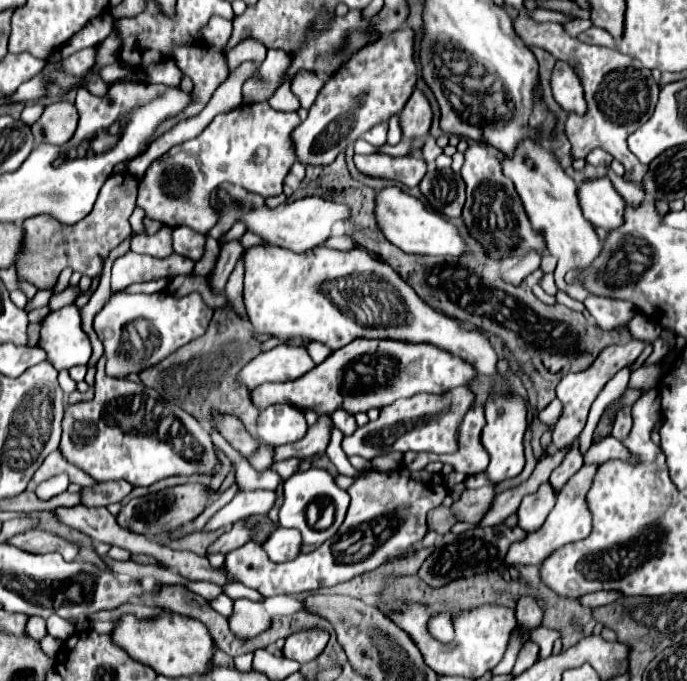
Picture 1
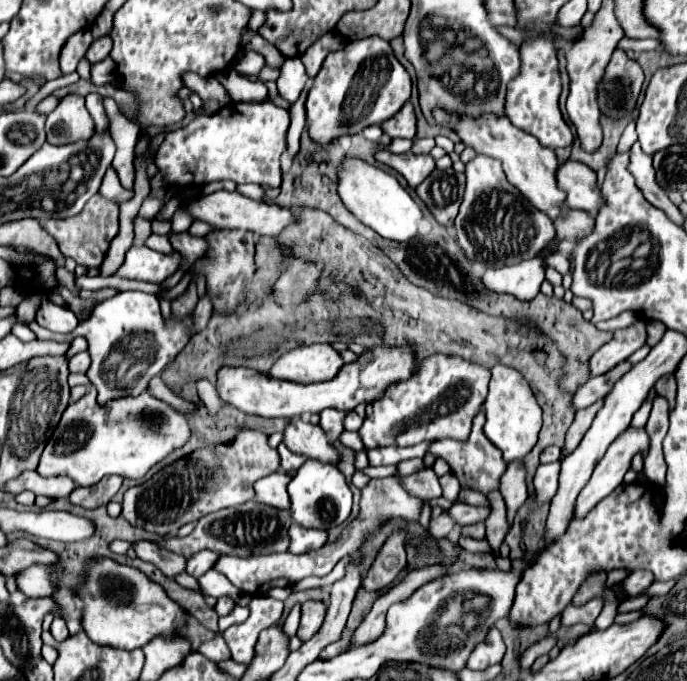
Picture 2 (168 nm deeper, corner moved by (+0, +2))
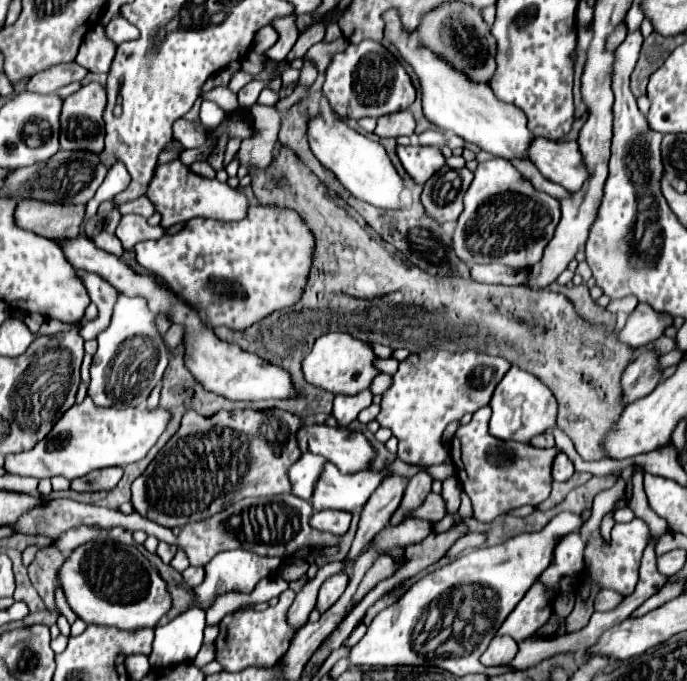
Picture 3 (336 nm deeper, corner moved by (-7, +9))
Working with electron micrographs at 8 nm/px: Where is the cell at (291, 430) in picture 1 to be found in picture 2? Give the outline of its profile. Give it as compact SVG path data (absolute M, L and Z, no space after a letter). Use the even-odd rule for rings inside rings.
M293 419L287 425L287 429L283 431L283 443L293 453L305 455L327 465L337 465L341 461L339 451L327 441L325 431L305 419Z

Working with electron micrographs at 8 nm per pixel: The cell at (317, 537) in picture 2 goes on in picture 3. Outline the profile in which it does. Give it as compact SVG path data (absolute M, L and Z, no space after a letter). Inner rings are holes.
M322 510L322 512L314 512L310 518L310 526L314 530L322 530L322 532L330 532L336 536L346 534L348 526L350 526L350 512L338 512L338 510Z

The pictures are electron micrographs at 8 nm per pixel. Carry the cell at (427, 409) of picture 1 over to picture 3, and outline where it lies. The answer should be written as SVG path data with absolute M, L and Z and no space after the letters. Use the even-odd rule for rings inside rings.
M424 350L418 354L410 354L400 362L398 372L392 376L390 388L382 394L378 424L382 428L392 430L398 438L398 458L408 464L442 464L448 458L448 450L442 446L440 438L444 428L460 420L464 414L474 414L482 406L488 406L496 384L508 372L510 364L500 356L490 356L482 352L448 352L448 350Z

